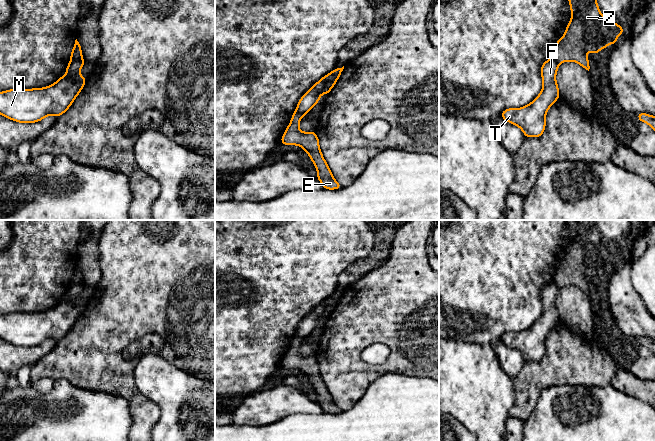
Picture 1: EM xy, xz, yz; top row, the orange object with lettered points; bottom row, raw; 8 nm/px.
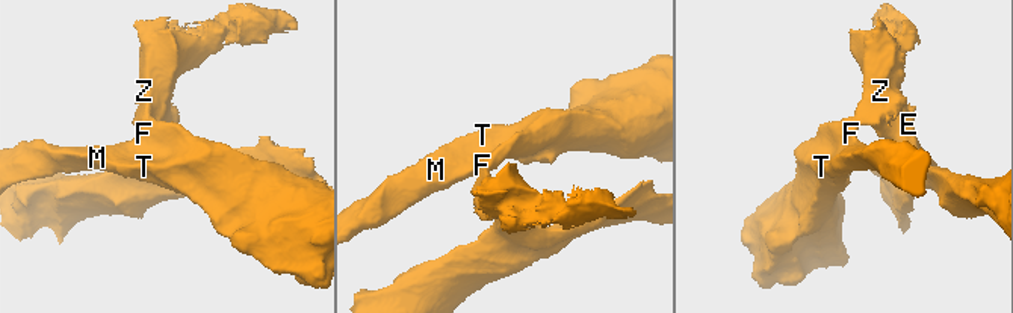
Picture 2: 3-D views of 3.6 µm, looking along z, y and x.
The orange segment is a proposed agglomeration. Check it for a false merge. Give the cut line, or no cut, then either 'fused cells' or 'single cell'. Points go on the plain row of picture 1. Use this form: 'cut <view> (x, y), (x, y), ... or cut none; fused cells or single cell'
cut xy (81, 279), (70, 285); fused cells

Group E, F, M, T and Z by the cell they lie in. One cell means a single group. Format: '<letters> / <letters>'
E Z / F M T

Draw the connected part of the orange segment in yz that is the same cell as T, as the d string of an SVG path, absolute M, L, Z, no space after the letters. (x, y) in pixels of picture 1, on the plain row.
M552 281L545 285L541 291L541 300L543 305L542 314L539 319L528 329L520 331L518 333L509 332L501 337L501 341L516 350L518 350L524 357L525 361L541 361L546 350L546 337L548 333L557 325L560 321L559 312L556 306L556 297L559 291L559 287Z

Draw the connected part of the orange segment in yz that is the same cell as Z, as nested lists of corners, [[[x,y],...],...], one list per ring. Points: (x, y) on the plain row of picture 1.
[[[568,220],[571,232],[571,244],[569,245],[565,257],[562,262],[556,266],[553,281],[560,288],[567,285],[576,286],[589,295],[589,284],[587,276],[592,275],[593,279],[597,278],[601,273],[606,273],[609,268],[616,268],[617,261],[623,258],[623,251],[615,246],[609,245],[607,241],[601,238],[597,229],[597,220]]]

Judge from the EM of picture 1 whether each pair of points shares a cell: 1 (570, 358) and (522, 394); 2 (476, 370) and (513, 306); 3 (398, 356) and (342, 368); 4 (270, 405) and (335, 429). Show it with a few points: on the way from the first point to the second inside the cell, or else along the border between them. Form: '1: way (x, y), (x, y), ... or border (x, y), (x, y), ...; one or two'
1: way (558, 367), (548, 377), (534, 383); one
2: border (467, 341), (490, 344); two
3: way (384, 368), (380, 370), (356, 370); one
4: border (317, 413), (292, 413), (272, 423); two

